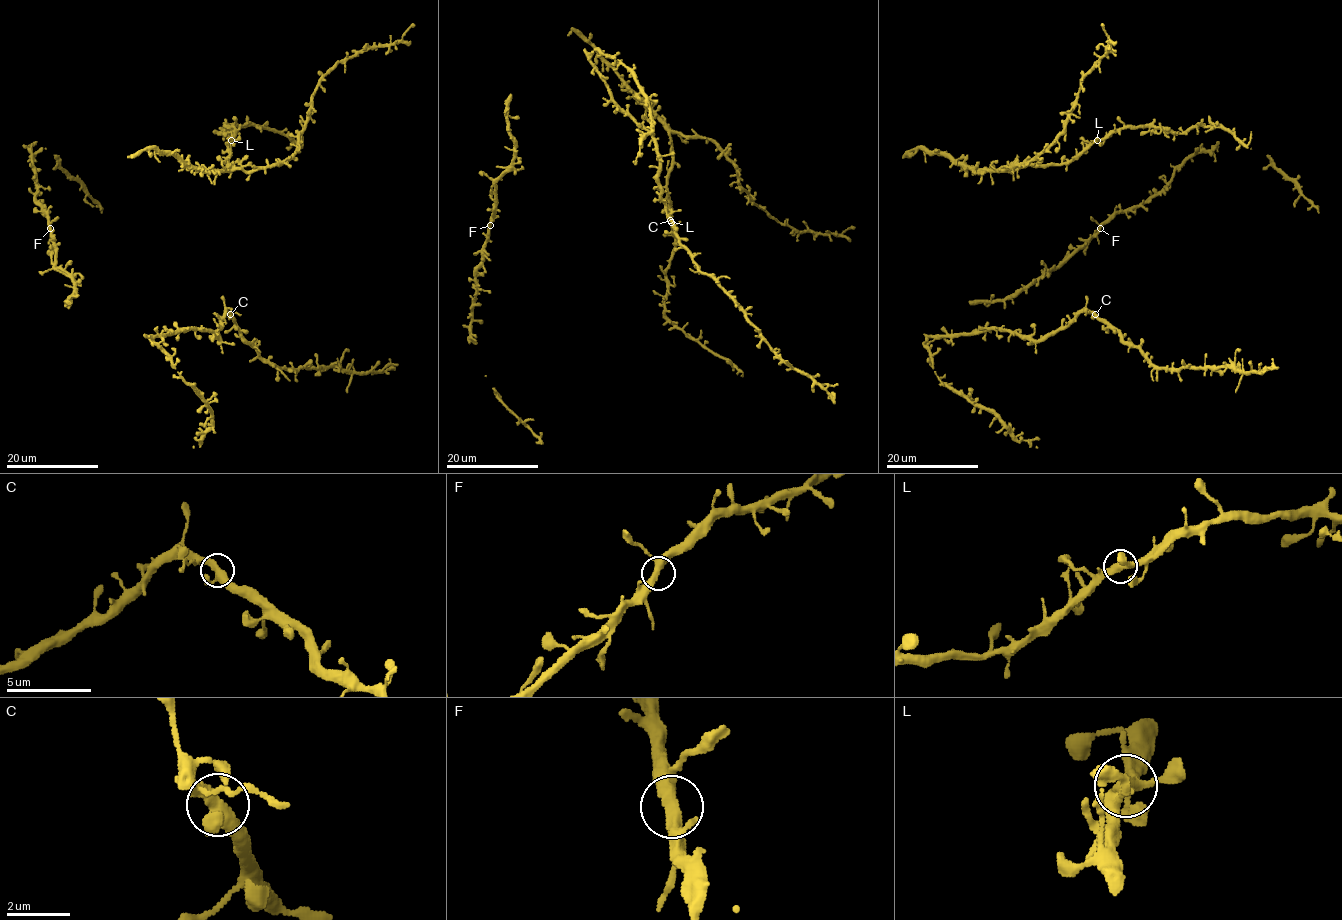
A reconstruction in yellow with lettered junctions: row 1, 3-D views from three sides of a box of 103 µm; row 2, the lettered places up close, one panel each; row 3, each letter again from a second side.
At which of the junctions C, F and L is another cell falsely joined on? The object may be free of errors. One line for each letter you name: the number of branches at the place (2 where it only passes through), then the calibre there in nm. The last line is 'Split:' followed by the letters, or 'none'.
Split: none

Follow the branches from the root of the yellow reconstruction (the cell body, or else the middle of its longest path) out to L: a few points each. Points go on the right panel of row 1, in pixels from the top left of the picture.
L: (1066, 171), (1066, 165), (1096, 140)

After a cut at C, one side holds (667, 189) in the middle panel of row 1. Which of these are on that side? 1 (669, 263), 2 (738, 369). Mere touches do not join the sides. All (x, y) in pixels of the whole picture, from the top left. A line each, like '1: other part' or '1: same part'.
1: same part
2: same part

